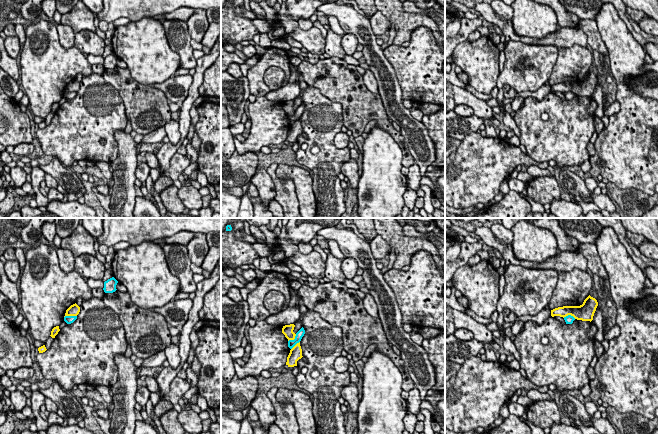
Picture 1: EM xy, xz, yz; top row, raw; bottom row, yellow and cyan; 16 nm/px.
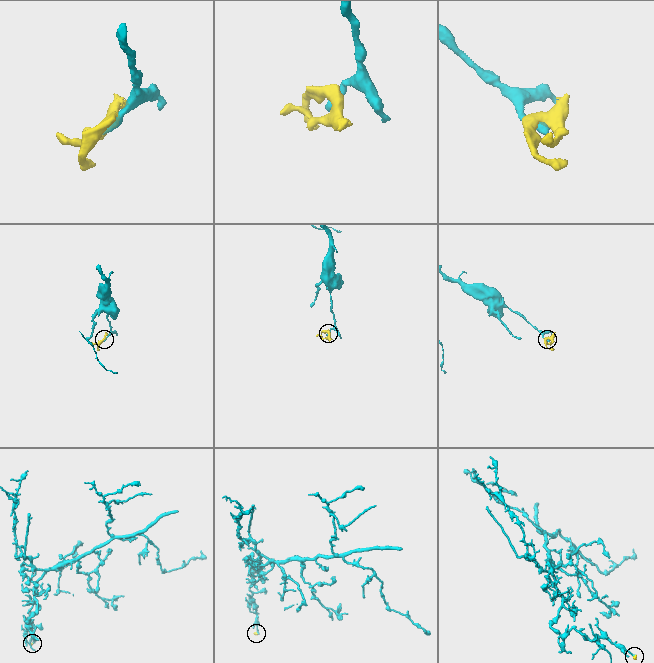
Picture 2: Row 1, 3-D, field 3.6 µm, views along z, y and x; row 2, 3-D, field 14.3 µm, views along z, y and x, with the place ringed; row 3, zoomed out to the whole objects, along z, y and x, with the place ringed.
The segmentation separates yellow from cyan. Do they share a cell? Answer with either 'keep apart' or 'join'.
keep apart

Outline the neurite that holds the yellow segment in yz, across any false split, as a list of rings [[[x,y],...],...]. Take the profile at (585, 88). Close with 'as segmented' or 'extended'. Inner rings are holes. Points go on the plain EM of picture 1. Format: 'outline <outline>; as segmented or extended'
outline [[[590,71],[584,76],[580,82],[563,82],[551,86],[551,92],[566,93],[573,92],[577,96],[592,97],[598,78]]]; as segmented

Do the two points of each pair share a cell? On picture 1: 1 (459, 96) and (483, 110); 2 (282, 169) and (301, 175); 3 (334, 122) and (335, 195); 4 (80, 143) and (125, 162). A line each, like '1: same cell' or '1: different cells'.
1: same cell
2: same cell
3: same cell
4: different cells

